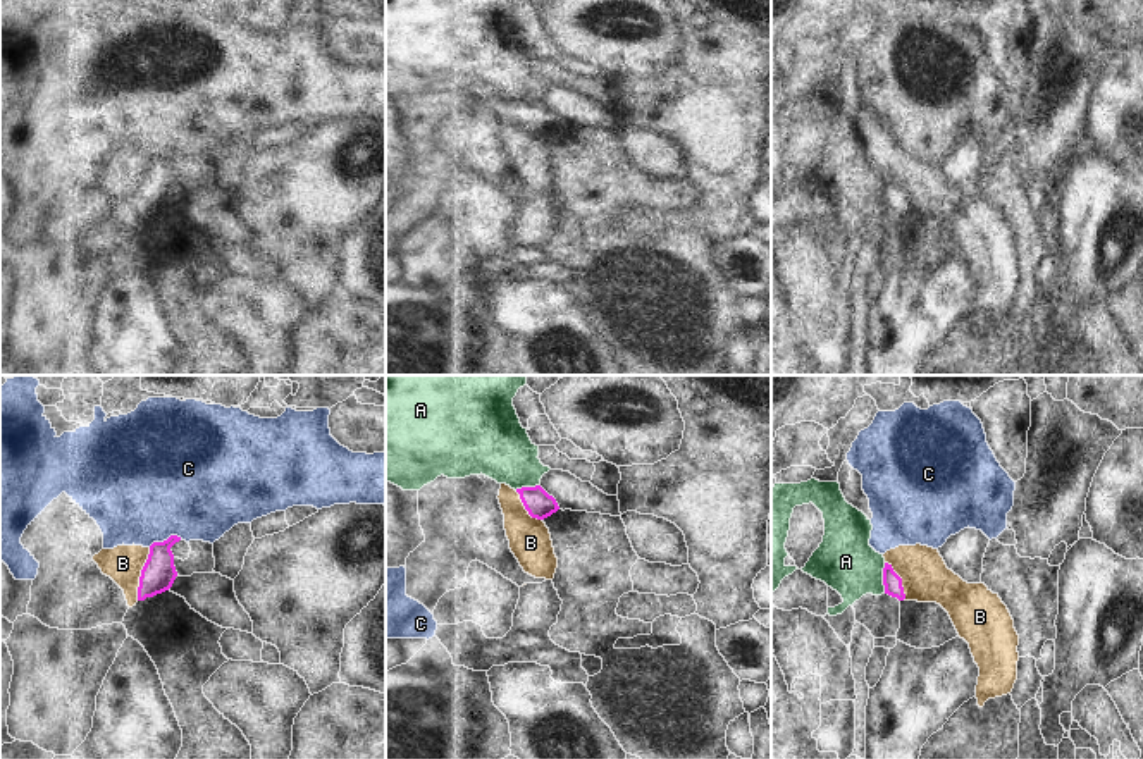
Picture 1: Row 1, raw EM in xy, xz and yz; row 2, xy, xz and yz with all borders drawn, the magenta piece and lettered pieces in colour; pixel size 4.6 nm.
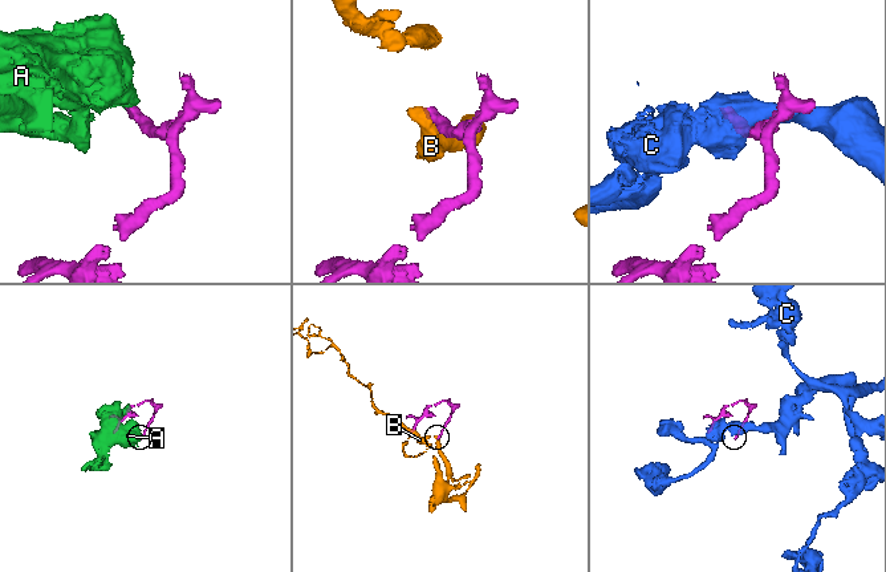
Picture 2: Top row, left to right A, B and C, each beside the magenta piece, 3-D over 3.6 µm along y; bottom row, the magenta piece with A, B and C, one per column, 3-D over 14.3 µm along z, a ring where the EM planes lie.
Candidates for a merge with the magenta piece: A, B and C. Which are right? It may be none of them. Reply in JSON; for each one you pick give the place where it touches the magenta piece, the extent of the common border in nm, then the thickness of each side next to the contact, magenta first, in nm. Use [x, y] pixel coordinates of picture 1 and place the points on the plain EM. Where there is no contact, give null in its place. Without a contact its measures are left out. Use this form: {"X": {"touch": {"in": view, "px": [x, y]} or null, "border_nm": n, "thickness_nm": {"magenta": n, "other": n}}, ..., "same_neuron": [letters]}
{"same_neuron": []}

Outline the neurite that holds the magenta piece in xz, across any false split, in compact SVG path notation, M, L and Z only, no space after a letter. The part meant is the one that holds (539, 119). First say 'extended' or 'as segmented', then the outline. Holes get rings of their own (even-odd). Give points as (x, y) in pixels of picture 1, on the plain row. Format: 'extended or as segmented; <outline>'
as segmented; M541 100L516 103L520 114L532 133L544 134L559 124L556 114Z

